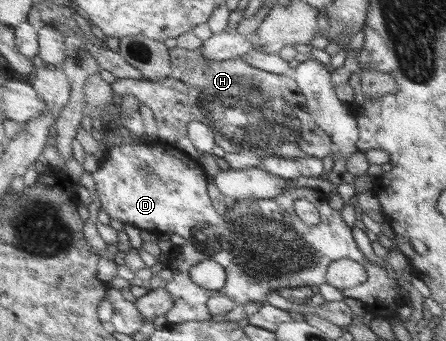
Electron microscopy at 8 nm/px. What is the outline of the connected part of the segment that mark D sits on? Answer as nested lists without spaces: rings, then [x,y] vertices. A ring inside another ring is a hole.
[[[119,143],[108,150],[108,156],[91,175],[95,181],[98,198],[101,200],[101,207],[109,218],[117,219],[123,224],[129,224],[148,232],[157,230],[167,234],[177,233],[185,239],[185,244],[180,246],[180,253],[171,259],[172,279],[165,286],[175,301],[175,306],[166,315],[167,324],[211,320],[212,315],[208,311],[207,303],[217,294],[225,295],[235,301],[236,305],[244,306],[249,301],[265,304],[267,295],[279,288],[303,289],[309,287],[315,290],[317,286],[327,283],[329,267],[331,263],[339,261],[339,259],[351,259],[351,261],[357,261],[366,267],[367,282],[349,289],[344,294],[362,302],[366,311],[384,317],[392,317],[396,315],[397,309],[408,304],[399,292],[400,286],[394,274],[363,257],[363,253],[359,251],[359,247],[353,239],[352,227],[345,221],[342,213],[327,201],[327,197],[321,190],[306,187],[294,188],[286,190],[276,199],[238,201],[233,207],[227,209],[224,215],[219,215],[209,199],[207,177],[205,177],[205,171],[199,167],[199,163],[197,165],[195,165],[195,161],[187,163],[173,155],[173,167],[171,167],[171,155],[160,144]],[[297,199],[306,199],[314,203],[321,217],[318,224],[307,225],[299,219],[293,208]],[[207,259],[217,261],[227,271],[227,282],[223,289],[217,292],[199,287],[197,283],[191,281],[189,275],[191,268]]]

